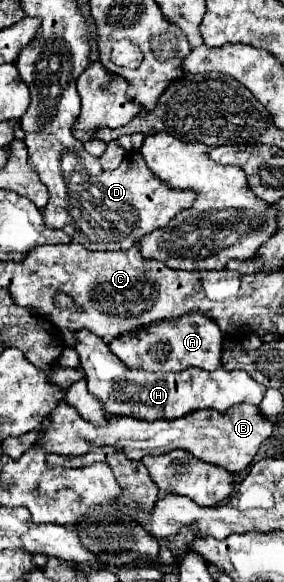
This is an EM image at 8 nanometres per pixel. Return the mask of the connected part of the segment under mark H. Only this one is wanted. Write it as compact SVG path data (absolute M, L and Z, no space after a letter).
M85 329L77 331L75 351L79 353L89 393L101 399L111 415L129 415L141 421L173 421L199 409L215 409L219 413L225 413L237 403L259 405L261 397L265 395L265 385L253 381L245 371L227 371L223 367L215 371L203 371L193 367L177 373L149 373L129 369L119 361L119 357L109 351L107 343L101 337Z

